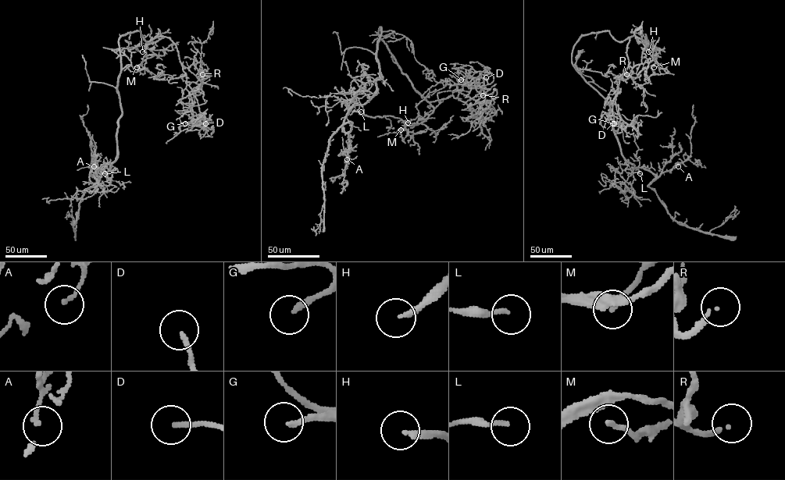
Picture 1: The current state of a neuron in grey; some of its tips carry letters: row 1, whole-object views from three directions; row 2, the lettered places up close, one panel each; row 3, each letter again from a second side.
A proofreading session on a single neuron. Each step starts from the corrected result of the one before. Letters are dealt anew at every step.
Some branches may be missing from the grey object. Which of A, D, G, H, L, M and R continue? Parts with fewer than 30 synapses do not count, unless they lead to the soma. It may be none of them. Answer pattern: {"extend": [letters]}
{"extend": ["H", "L", "R"]}

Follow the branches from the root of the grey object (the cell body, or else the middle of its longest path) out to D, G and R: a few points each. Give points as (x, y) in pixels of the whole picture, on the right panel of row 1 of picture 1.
D: (580, 74), (572, 56), (582, 36), (632, 36), (613, 101), (621, 119), (612, 123)
G: (580, 74), (572, 56), (582, 36), (608, 30), (619, 41), (632, 36), (614, 123)
R: (580, 74), (572, 61), (575, 44), (608, 30), (619, 41), (632, 36), (626, 74)

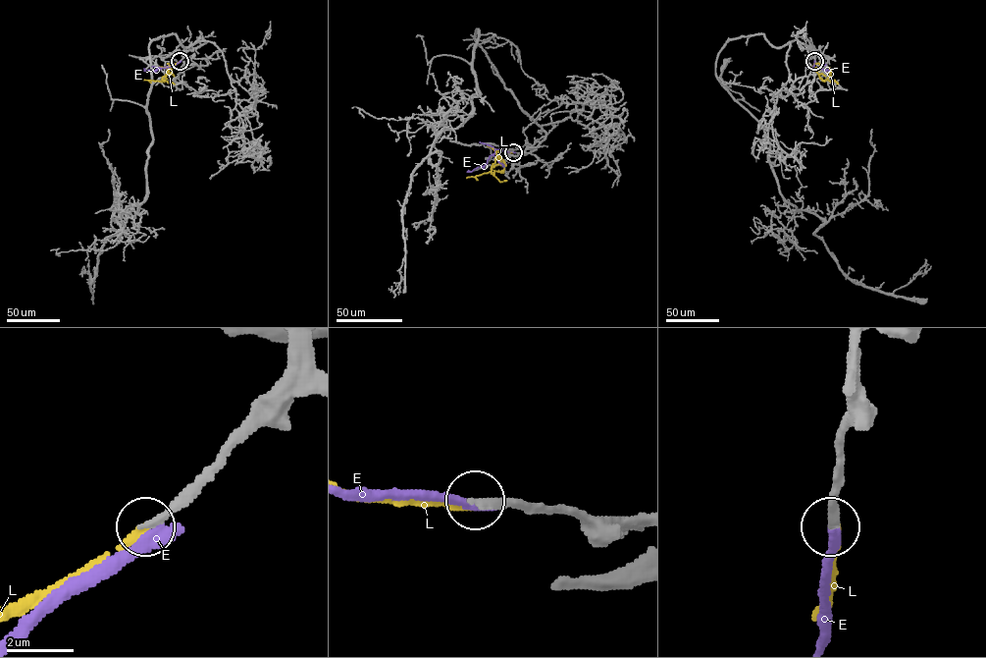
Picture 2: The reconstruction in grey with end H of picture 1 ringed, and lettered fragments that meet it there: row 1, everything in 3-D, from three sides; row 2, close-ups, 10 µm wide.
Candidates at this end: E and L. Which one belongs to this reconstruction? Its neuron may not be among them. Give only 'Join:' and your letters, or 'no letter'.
Join: L

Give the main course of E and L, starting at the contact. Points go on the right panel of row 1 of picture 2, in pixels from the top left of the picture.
E: (814, 61), (812, 68), (825, 71), (830, 69)
L: (814, 61), (812, 67), (819, 69), (816, 73), (823, 81), (835, 80)

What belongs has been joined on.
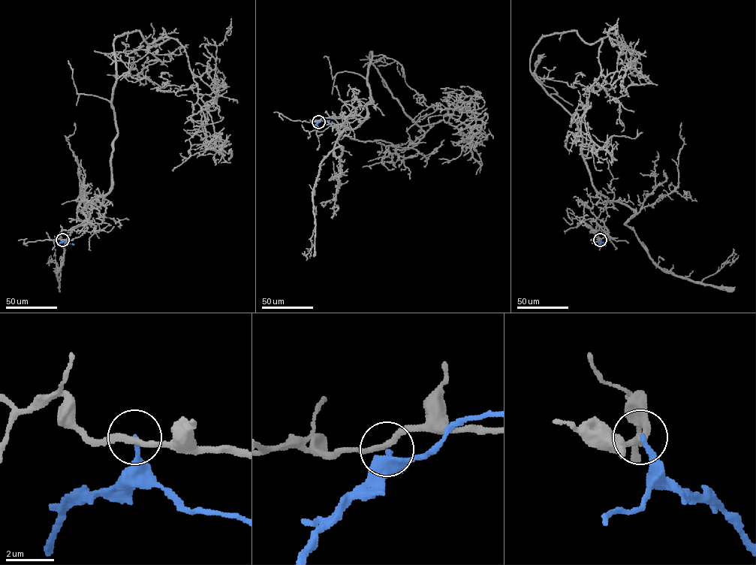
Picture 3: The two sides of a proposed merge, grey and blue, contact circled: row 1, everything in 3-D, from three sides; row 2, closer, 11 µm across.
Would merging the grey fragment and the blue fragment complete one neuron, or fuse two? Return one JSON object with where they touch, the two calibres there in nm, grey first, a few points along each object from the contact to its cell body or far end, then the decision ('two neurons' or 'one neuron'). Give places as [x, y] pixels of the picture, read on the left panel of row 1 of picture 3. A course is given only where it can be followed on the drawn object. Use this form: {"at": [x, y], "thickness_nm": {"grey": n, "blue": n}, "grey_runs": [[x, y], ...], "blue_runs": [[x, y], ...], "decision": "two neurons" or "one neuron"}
{"at": [62, 240], "thickness_nm": {"grey": 240, "blue": 190}, "grey_runs": [[62, 240], [110, 186], [118, 37], [185, 49], [201, 147], [218, 135], [183, 129]], "blue_runs": [[62, 240], [73, 245]], "decision": "two neurons"}

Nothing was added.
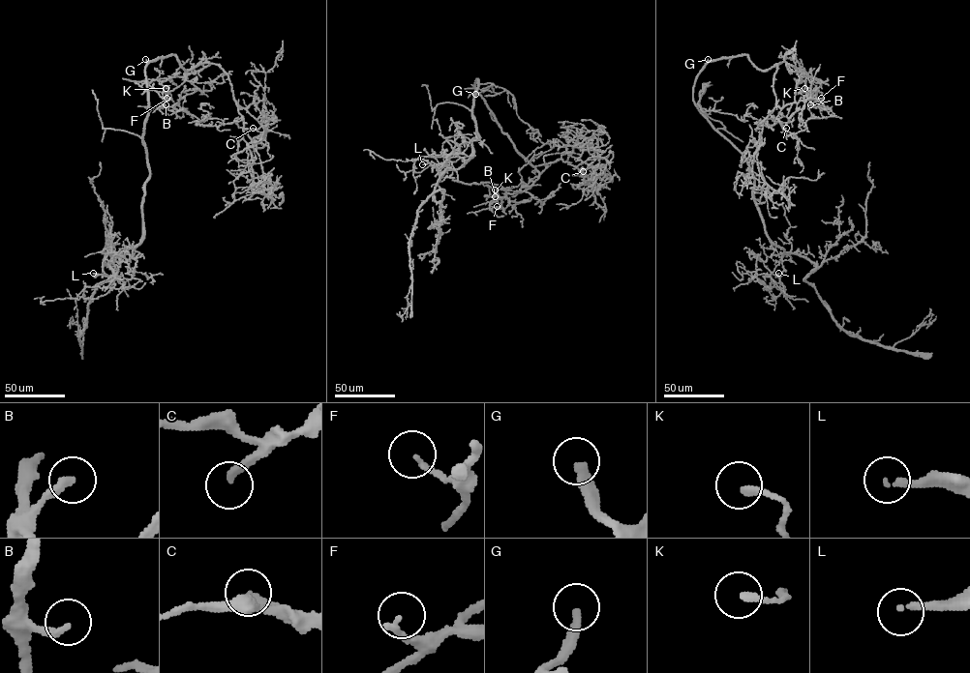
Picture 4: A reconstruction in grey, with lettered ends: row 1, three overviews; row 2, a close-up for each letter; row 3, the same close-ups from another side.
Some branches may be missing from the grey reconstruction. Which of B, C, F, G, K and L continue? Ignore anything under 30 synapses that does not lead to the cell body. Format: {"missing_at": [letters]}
{"missing_at": ["C", "G", "L"]}

